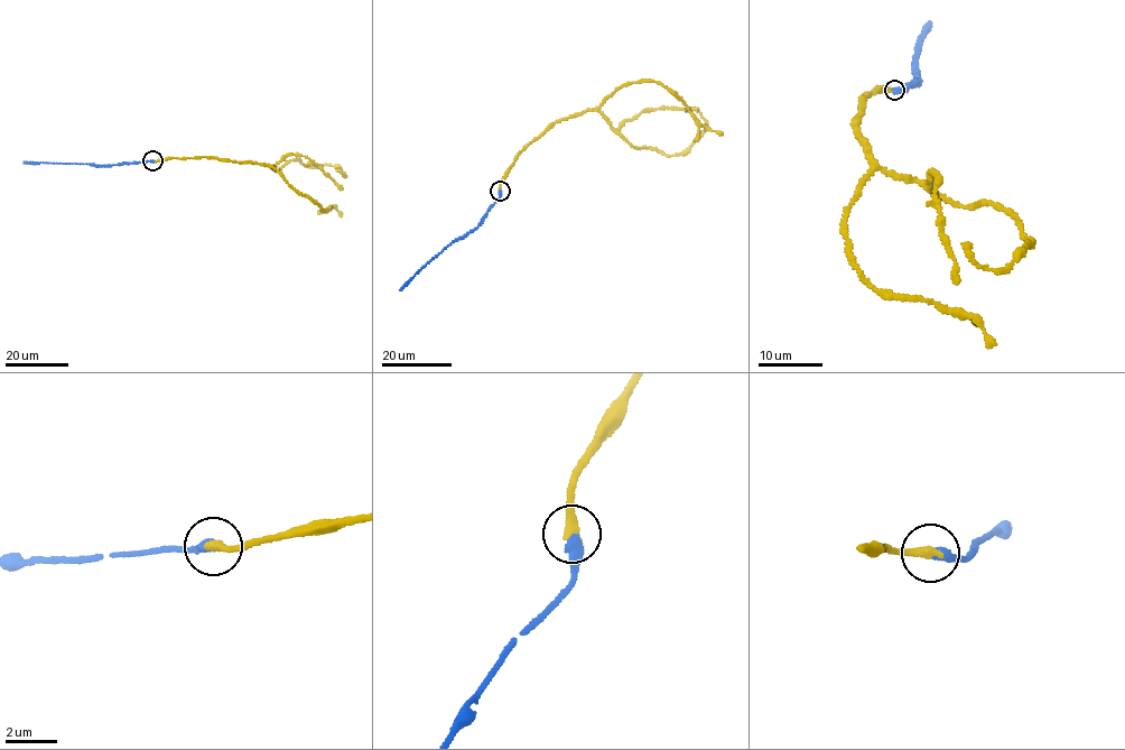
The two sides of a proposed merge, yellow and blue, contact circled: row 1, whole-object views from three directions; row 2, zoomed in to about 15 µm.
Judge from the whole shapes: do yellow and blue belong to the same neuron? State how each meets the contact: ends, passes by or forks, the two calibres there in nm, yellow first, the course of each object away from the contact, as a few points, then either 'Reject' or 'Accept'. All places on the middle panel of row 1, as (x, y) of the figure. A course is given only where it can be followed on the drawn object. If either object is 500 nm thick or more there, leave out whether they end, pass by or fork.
At the ring yellow ends. At the ring blue ends. Thickness 400 nm (yellow) against 440 nm. Course of yellow: (500, 191), (522, 149), (557, 121), (596, 109), (632, 146), (676, 155), (688, 151), (706, 122), (685, 110). Course of blue: (500, 191), (500, 197), (479, 224), (431, 259), (400, 290). Accept

